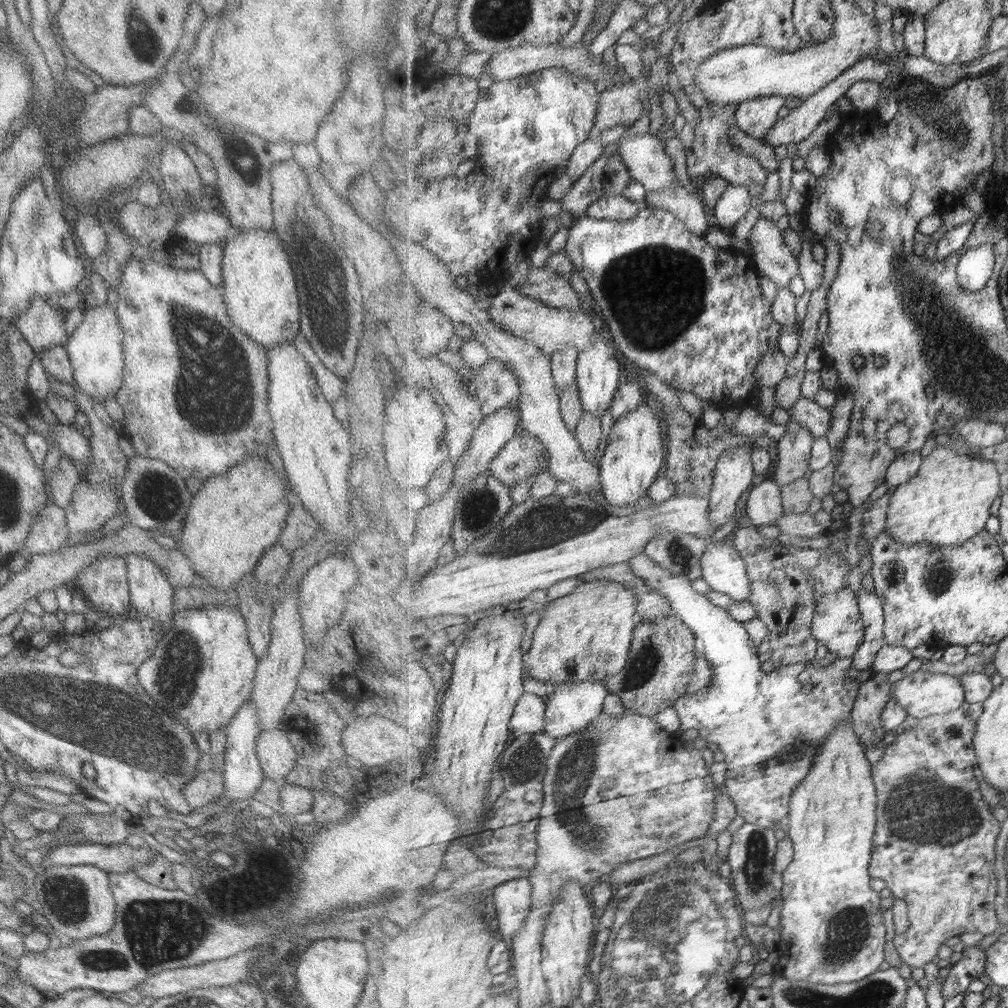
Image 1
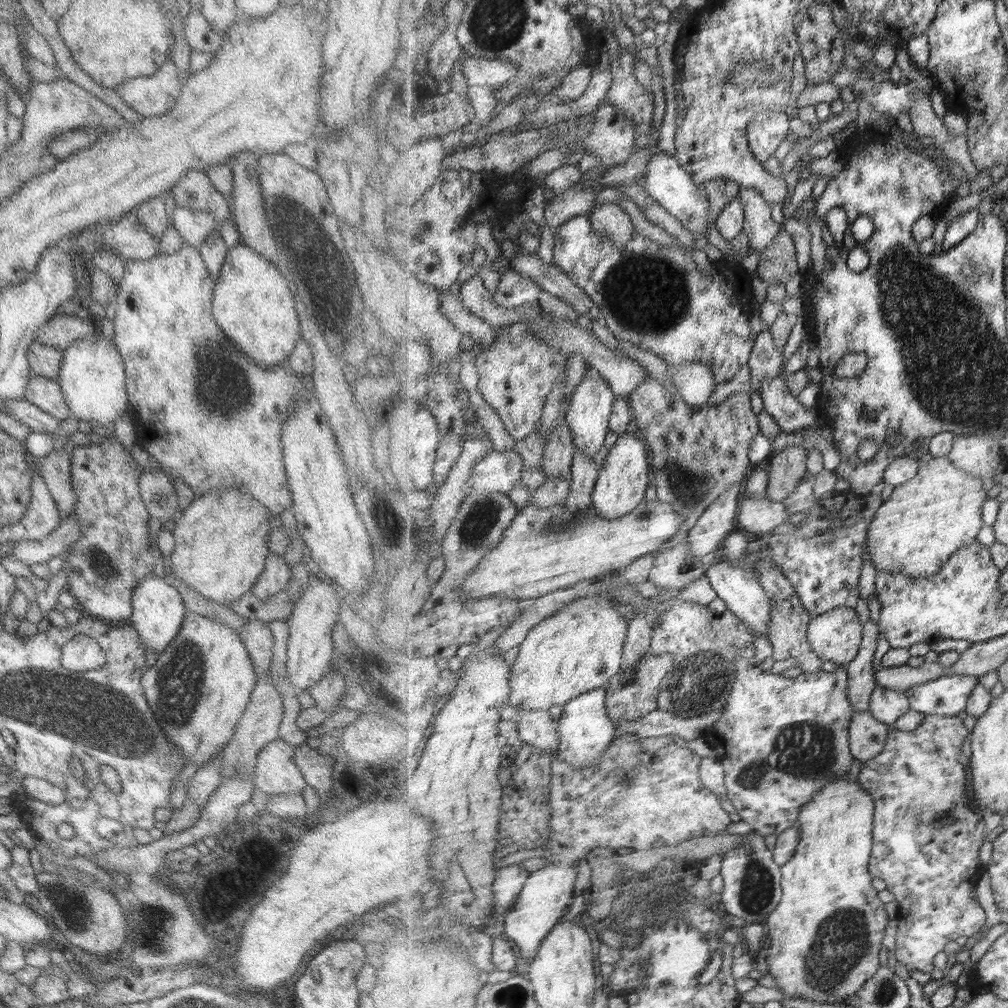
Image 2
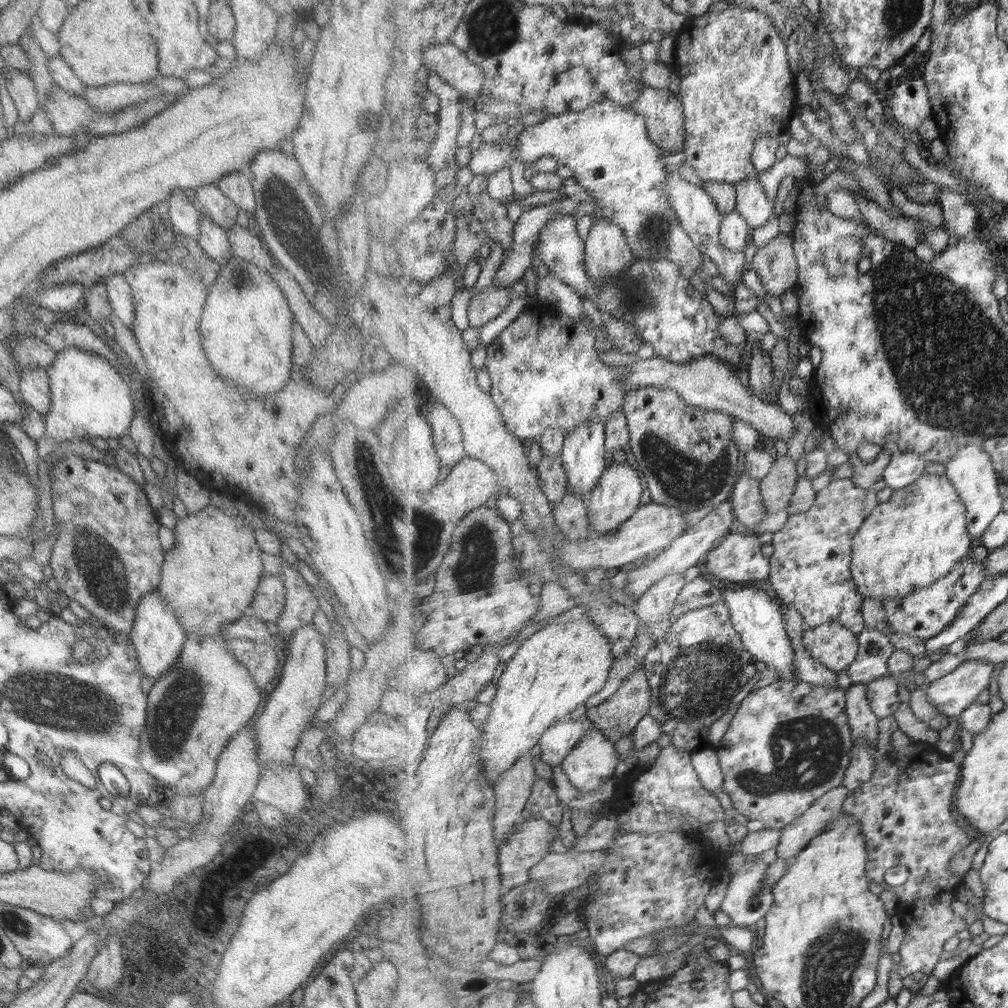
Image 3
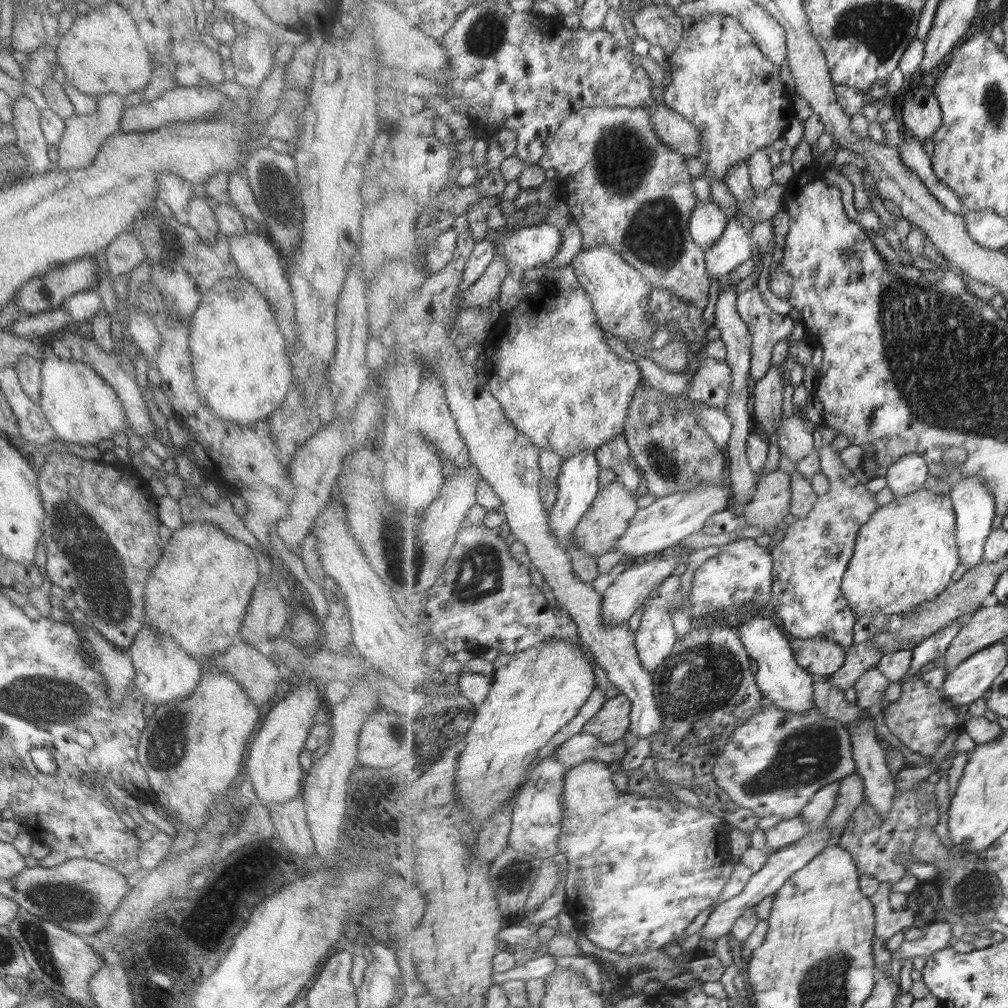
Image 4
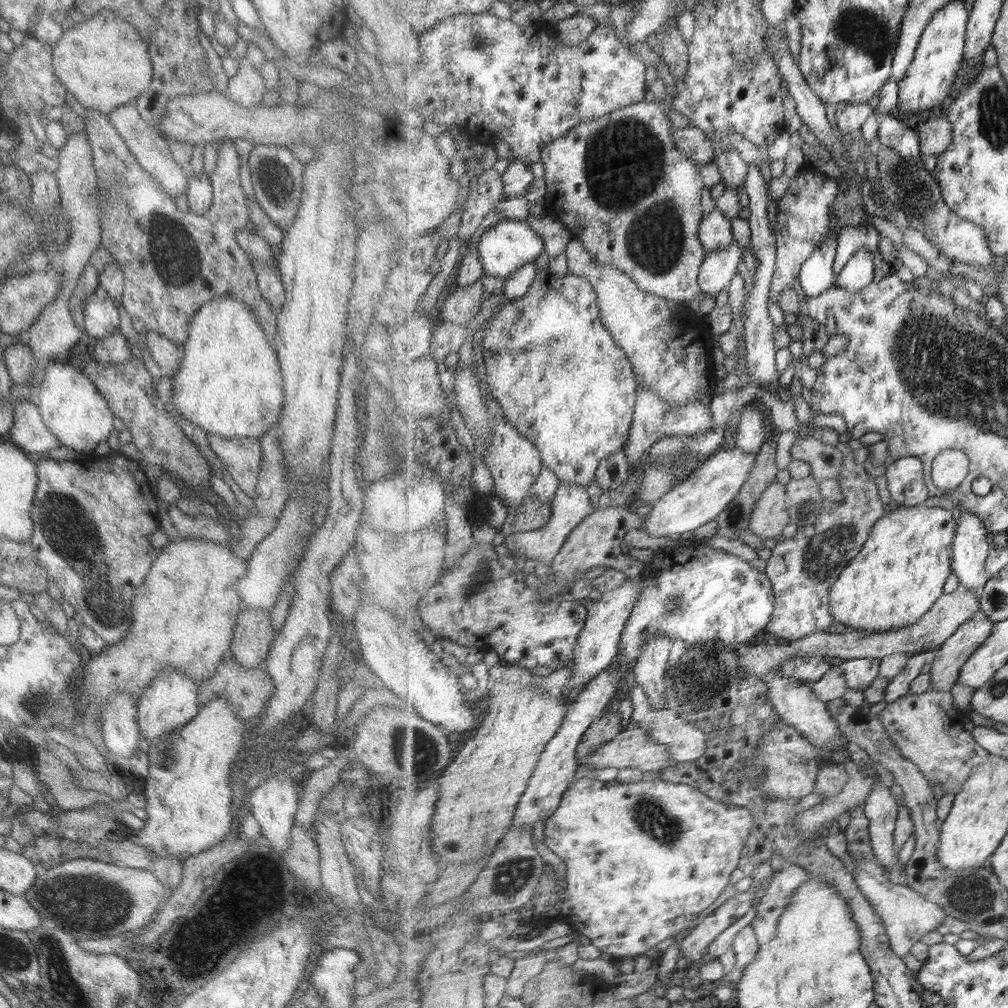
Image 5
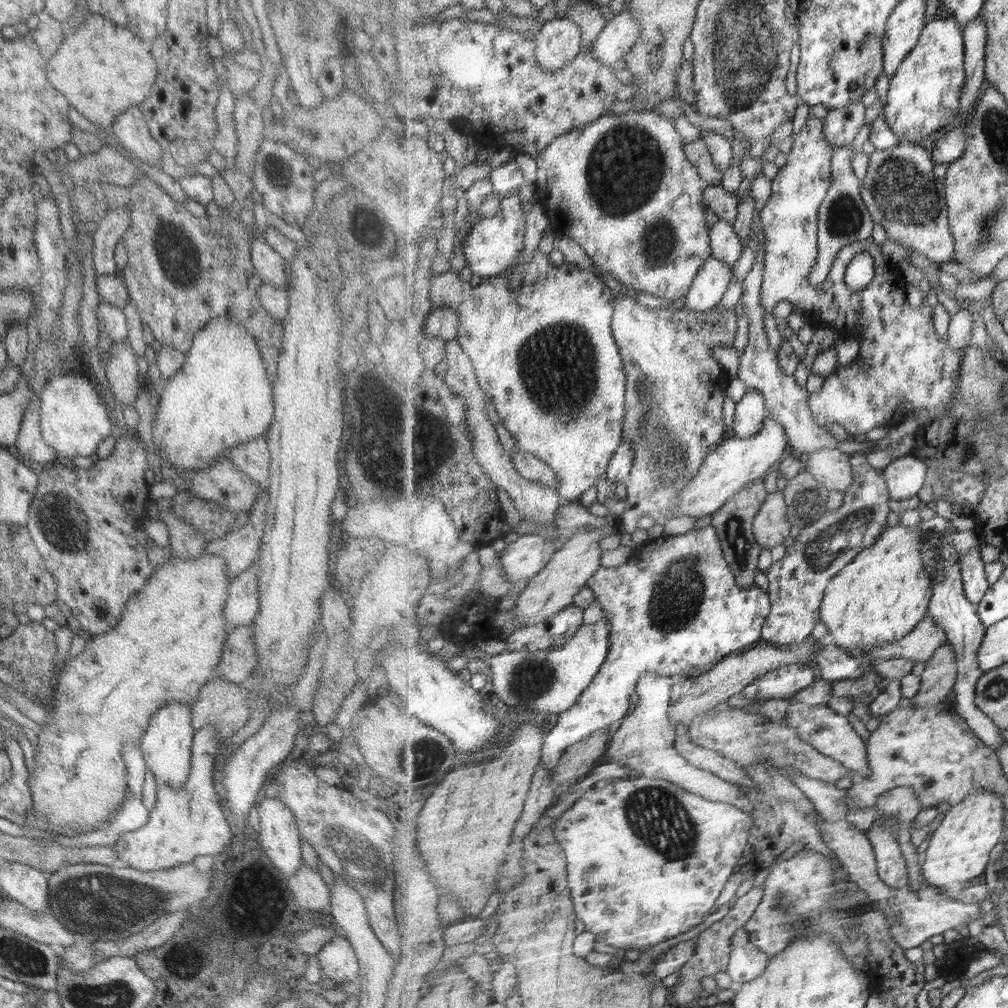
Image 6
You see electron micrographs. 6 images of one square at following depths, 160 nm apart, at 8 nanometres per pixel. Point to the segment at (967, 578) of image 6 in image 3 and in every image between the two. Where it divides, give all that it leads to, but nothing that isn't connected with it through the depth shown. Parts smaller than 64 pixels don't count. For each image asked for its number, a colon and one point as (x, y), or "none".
3: (972, 471)
4: (975, 507)
5: (971, 550)

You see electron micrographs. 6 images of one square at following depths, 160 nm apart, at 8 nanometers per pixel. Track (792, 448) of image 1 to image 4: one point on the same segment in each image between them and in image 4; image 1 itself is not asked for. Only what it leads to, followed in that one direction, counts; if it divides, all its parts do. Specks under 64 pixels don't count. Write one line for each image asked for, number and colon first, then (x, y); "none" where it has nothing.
2: (787, 468)
3: (778, 488)
4: (772, 501)

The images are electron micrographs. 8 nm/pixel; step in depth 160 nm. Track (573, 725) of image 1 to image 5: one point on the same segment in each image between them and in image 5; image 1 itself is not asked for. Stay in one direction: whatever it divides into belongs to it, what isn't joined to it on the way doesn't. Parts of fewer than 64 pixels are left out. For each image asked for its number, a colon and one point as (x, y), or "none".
2: (586, 730)
3: (593, 761)
4: (640, 870)
5: (627, 889)

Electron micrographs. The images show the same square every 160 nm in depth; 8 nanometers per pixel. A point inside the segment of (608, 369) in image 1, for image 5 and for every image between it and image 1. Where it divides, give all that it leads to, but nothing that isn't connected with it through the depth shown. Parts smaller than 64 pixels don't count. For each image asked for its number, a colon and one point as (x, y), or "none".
2: (588, 416)
3: (583, 455)
4: (578, 481)
5: (572, 505)

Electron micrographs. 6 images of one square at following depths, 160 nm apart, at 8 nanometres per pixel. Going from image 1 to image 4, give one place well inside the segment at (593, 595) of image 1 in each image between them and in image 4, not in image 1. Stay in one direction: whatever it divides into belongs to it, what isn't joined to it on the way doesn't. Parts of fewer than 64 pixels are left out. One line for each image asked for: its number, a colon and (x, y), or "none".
2: (581, 649)
3: (555, 670)
4: (534, 694)

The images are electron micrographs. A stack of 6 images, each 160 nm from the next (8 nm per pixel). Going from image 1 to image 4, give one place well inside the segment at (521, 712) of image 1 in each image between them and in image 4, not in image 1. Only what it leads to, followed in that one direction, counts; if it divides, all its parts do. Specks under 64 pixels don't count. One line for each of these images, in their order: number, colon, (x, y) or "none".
2: (535, 727)
3: (556, 743)
4: (583, 747)

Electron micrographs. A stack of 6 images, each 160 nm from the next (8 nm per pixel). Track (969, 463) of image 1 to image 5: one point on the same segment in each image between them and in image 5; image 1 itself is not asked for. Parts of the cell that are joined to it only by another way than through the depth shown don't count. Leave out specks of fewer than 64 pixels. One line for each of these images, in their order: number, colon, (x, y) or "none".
2: (923, 523)
3: (917, 537)
4: (906, 555)
5: (898, 577)

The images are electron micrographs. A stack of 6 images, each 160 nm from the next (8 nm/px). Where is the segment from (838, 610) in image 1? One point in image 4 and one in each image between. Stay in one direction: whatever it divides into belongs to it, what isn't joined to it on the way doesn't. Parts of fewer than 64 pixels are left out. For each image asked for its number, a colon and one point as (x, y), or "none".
2: (837, 636)
3: (835, 645)
4: (821, 656)

